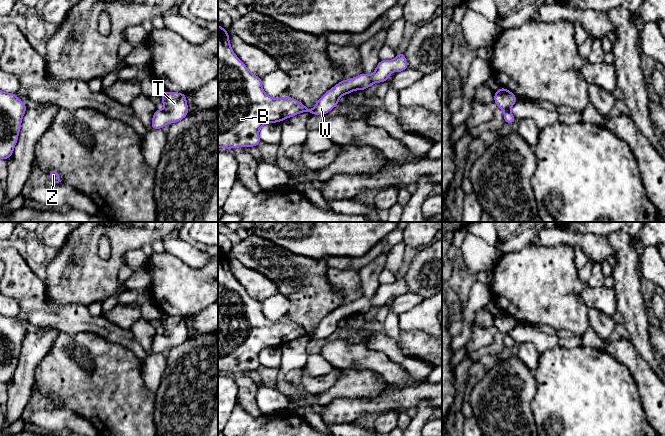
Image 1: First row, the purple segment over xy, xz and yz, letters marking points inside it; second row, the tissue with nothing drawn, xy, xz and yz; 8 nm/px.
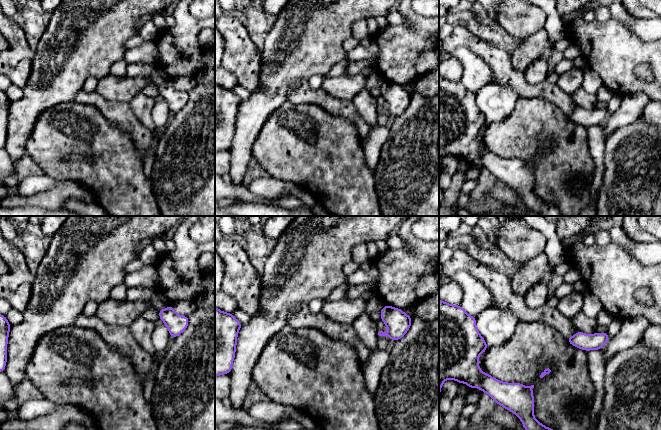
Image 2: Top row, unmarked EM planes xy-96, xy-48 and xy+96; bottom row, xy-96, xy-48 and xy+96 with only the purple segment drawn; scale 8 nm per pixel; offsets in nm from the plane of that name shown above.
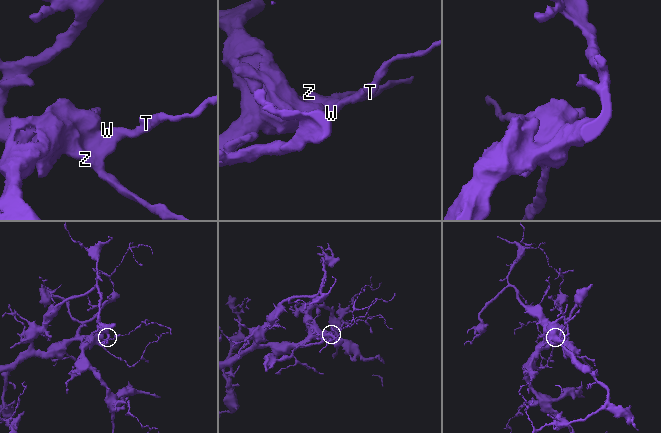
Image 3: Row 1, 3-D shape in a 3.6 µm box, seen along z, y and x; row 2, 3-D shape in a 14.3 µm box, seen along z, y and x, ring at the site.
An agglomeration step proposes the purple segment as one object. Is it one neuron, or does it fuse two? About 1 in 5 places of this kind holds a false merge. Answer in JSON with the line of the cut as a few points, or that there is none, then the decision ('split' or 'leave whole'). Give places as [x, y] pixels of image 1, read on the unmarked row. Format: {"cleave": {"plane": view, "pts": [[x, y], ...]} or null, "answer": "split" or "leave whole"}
{"cleave": null, "answer": "leave whole"}

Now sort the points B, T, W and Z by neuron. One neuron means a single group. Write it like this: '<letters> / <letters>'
B T W Z

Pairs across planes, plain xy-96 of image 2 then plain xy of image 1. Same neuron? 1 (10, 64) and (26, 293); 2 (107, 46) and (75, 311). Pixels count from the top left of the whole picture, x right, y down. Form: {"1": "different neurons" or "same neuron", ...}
{"1": "same neuron", "2": "different neurons"}

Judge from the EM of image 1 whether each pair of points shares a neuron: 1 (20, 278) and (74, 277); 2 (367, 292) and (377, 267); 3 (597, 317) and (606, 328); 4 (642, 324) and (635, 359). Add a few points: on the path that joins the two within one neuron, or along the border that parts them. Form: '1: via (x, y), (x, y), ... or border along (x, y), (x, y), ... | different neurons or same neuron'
1: border along (44, 280), (47, 300), (50, 303) | different neurons
2: via (369, 286), (369, 275), (371, 273) | same neuron
3: via (598, 320), (603, 325) | same neuron
4: border along (630, 341), (637, 353), (652, 368) | different neurons

